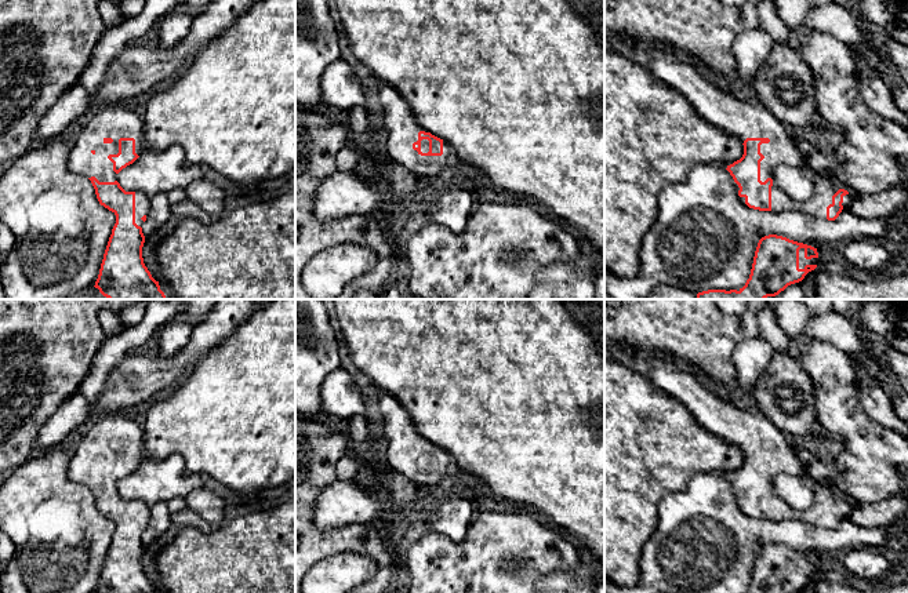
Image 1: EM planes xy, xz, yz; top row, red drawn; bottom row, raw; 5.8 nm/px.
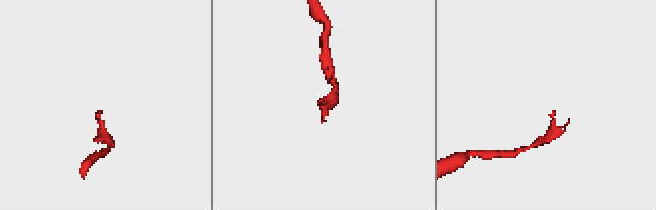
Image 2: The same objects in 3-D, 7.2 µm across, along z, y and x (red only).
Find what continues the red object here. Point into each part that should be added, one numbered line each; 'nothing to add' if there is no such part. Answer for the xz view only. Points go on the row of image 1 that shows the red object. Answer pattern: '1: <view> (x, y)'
1: xz (402, 127)

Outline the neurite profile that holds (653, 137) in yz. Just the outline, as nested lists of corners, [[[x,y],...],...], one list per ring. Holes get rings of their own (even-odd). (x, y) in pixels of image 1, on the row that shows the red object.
[[[604,51],[604,270],[632,279],[649,229],[658,219],[658,199],[667,185],[686,181],[697,164],[729,164],[744,154],[742,142],[708,124],[671,86],[657,79],[642,61]]]

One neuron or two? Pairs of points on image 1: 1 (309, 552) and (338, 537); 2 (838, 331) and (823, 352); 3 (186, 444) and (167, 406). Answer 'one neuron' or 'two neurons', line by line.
1: one neuron
2: two neurons
3: one neuron

